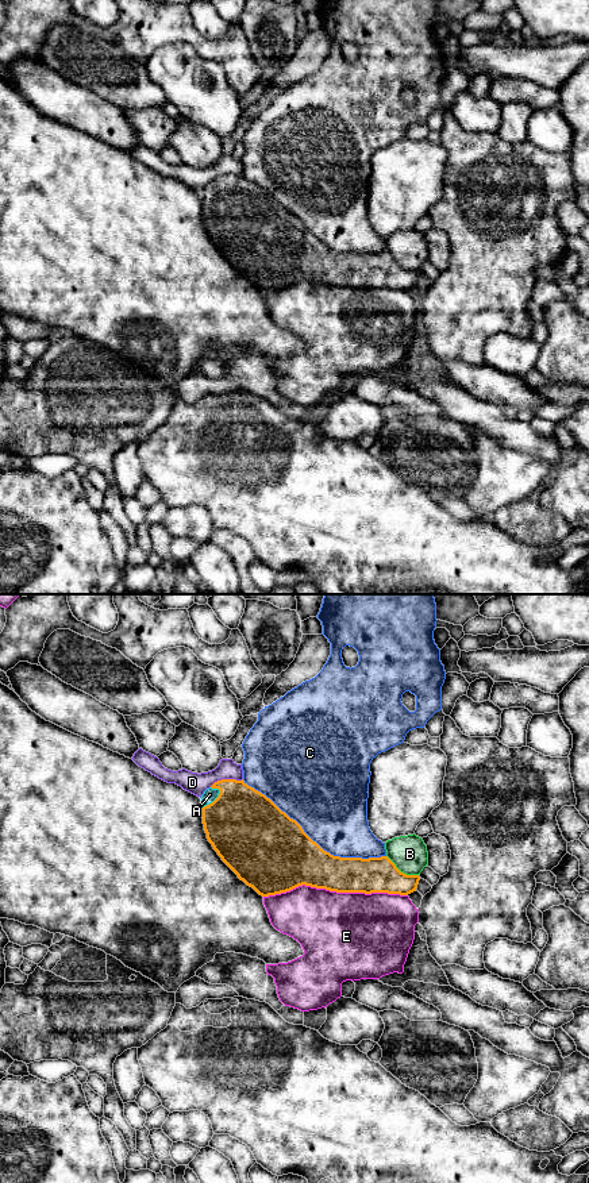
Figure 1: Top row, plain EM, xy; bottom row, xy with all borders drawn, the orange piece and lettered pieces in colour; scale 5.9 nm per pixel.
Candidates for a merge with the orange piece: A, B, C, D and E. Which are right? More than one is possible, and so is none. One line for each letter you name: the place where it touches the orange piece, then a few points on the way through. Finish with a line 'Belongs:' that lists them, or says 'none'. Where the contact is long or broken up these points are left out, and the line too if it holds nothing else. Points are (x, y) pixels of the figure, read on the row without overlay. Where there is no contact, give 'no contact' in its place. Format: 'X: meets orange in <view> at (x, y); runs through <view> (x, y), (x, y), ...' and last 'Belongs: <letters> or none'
A: meets orange in xy at (215, 195); runs through xy (246, 223), (215, 195), (210, 189)
Belongs: A

